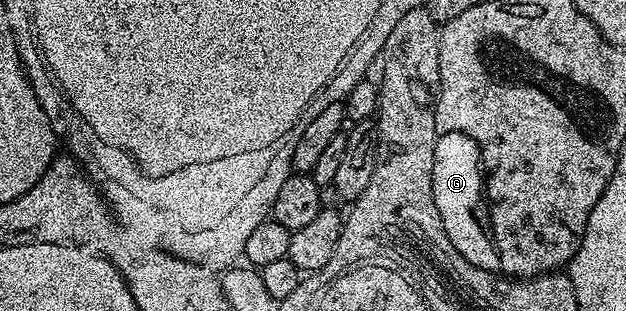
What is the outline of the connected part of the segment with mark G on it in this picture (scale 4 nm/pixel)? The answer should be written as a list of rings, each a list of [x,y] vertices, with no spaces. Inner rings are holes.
[[[460,131],[439,133],[433,148],[432,186],[436,210],[452,246],[477,269],[498,272],[498,248],[483,221],[481,224],[476,216],[476,210],[484,200],[484,165],[479,144]]]

